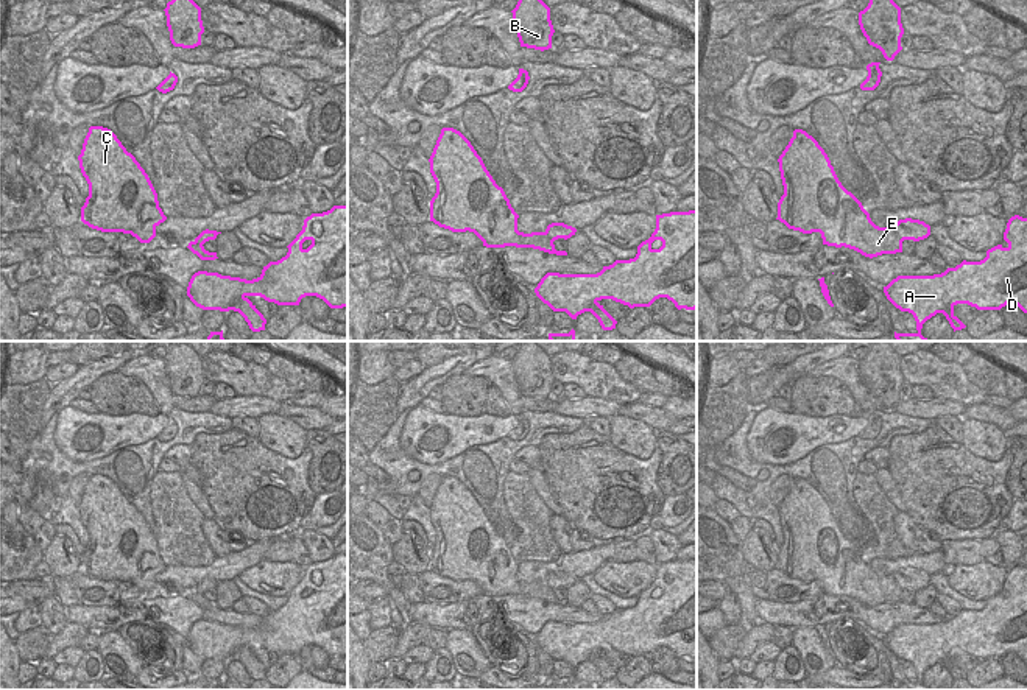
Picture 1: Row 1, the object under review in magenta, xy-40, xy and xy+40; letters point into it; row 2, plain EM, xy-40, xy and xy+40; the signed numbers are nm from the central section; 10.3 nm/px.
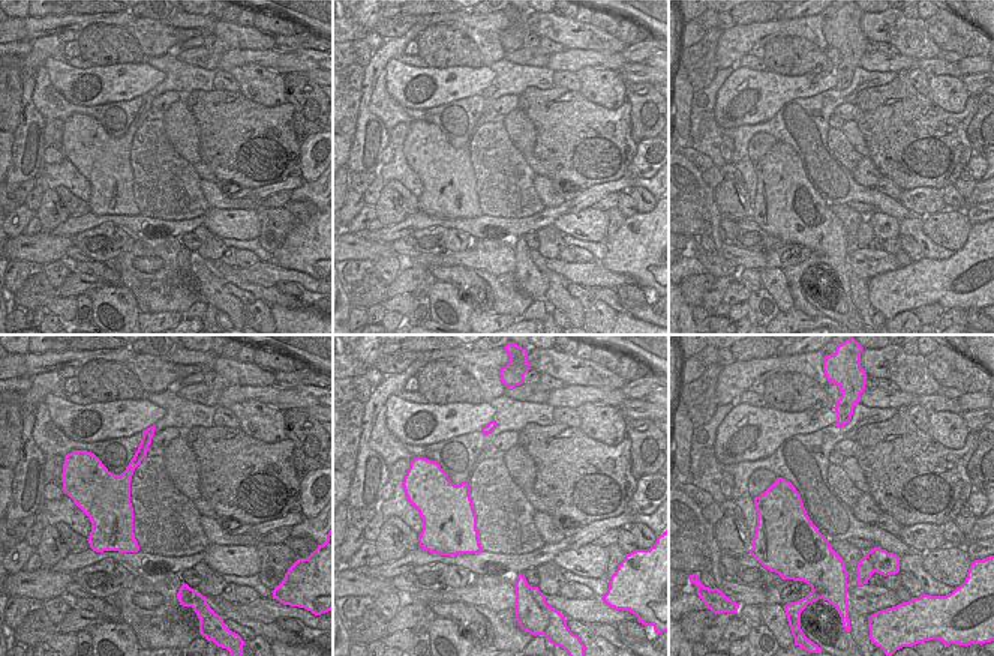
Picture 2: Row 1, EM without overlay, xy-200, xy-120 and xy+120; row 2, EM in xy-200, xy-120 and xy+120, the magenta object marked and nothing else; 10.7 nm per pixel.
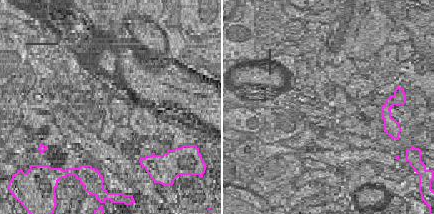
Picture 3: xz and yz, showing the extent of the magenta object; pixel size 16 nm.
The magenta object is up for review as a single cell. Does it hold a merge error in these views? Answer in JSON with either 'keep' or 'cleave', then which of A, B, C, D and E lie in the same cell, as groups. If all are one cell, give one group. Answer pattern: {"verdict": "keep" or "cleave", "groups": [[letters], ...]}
{"verdict": "cleave", "groups": [["A", "D"], ["B", "C", "E"]]}

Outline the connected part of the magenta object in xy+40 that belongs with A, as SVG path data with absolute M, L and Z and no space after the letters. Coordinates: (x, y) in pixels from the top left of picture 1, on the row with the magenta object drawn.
M1011 217L1004 240L1007 248L988 249L980 262L963 260L933 276L898 276L884 293L896 308L913 315L918 333L927 319L957 304L977 310L1016 304L1027 313L1027 218Z

